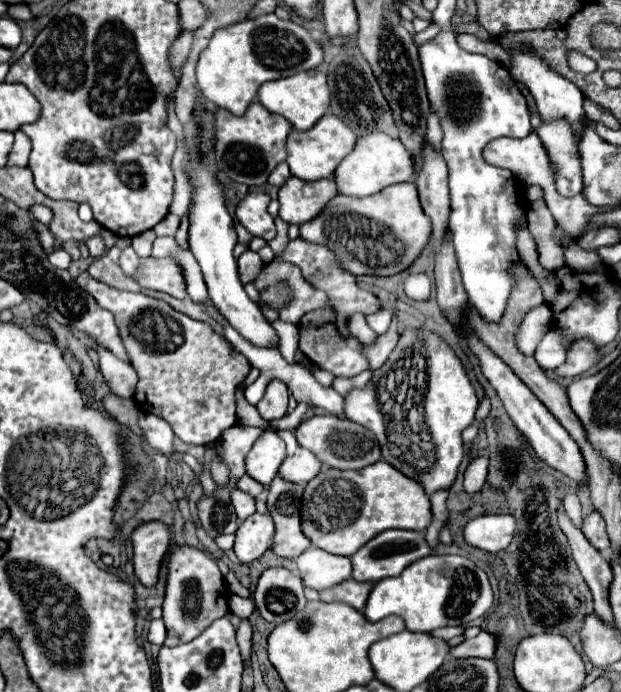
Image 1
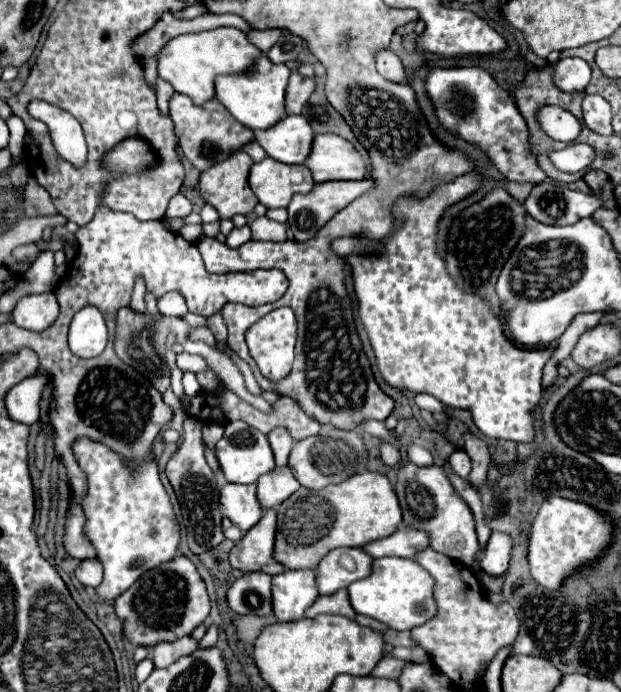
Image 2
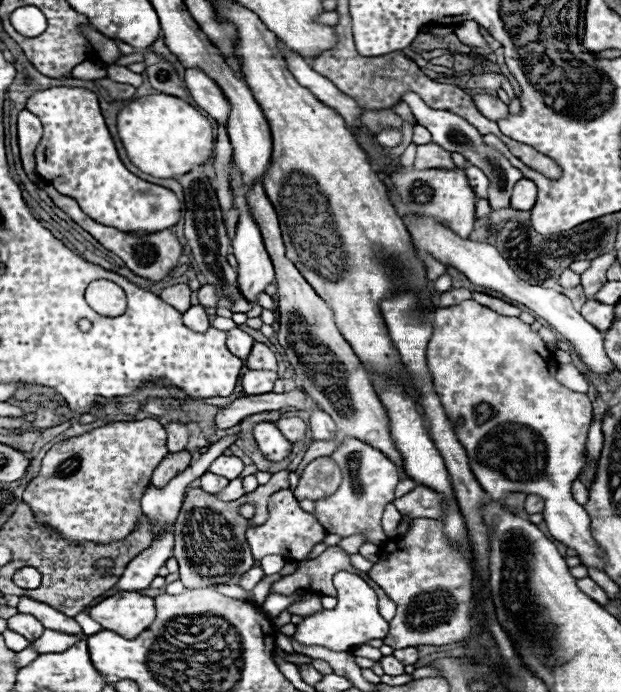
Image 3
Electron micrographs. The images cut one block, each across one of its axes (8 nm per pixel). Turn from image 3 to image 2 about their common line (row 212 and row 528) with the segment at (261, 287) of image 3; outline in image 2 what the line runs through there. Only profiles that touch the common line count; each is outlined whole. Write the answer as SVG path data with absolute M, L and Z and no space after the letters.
M224 484L220 490L224 514L242 532L250 530L262 518L264 510L256 498L256 484Z

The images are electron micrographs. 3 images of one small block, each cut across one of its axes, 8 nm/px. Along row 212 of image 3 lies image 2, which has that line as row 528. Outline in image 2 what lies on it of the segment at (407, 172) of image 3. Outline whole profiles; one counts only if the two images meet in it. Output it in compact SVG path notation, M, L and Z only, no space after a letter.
M402 460L398 468L396 480L396 496L400 500L400 508L404 514L404 526L426 530L432 536L432 548L464 566L470 566L480 552L480 544L476 540L474 516L468 504L456 494L442 466L416 466L408 460Z

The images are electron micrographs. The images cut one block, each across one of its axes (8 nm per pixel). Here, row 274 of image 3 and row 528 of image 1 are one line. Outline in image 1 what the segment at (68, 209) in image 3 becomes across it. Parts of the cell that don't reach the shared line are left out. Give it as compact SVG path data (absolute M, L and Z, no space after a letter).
M148 522L148 524L140 526L140 528L136 528L130 540L134 544L134 572L136 572L138 580L144 586L156 584L160 562L162 562L162 558L164 558L164 554L168 550L168 544L170 544L170 530L162 522Z

